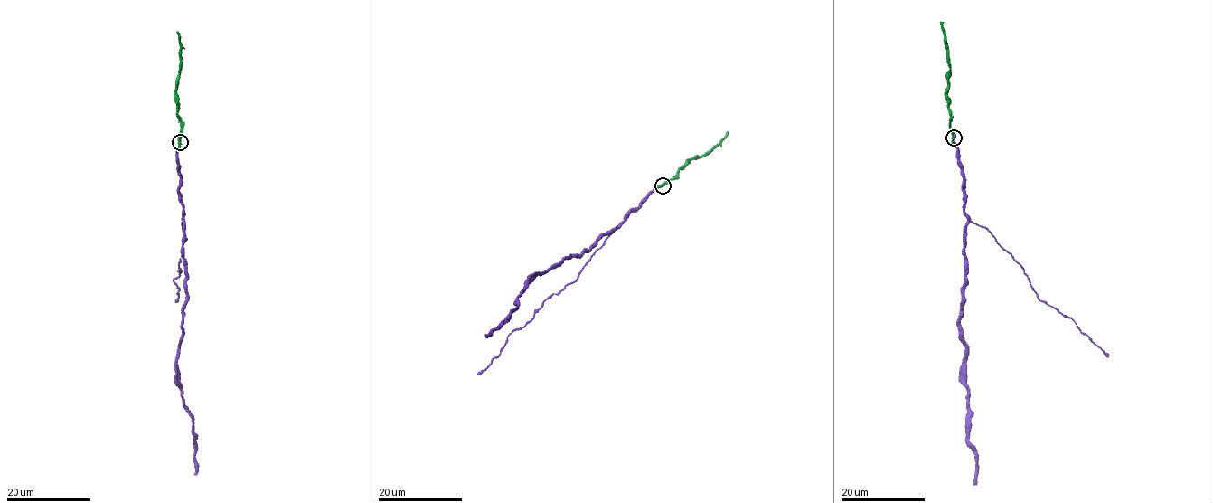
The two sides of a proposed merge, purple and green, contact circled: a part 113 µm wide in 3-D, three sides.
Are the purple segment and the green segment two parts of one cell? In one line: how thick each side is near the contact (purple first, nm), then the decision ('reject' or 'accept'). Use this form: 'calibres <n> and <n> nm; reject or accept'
calibres 360 and 360 nm; accept

